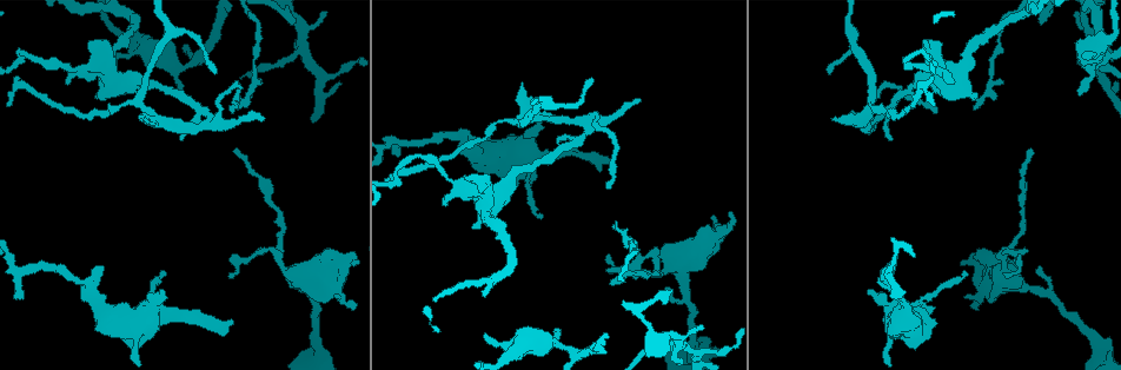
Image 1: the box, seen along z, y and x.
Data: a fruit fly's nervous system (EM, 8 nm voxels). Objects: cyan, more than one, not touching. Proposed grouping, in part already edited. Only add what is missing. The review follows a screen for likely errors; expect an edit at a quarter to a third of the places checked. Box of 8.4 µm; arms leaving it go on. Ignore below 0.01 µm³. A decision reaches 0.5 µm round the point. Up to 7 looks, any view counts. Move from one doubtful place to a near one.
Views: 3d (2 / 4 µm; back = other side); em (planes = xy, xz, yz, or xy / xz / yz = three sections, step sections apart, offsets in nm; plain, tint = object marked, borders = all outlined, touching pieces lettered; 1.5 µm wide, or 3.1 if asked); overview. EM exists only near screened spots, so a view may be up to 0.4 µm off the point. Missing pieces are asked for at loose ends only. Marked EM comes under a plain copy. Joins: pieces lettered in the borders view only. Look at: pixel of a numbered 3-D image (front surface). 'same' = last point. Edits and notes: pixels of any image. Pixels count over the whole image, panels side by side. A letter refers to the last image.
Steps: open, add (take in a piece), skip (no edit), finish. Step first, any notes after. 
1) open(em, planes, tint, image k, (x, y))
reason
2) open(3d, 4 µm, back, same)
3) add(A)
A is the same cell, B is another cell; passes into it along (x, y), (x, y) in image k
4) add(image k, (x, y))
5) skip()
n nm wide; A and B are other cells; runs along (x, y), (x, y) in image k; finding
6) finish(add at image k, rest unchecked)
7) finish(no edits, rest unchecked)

open(3d, 2 µm, image 1, (869, 294))
free end

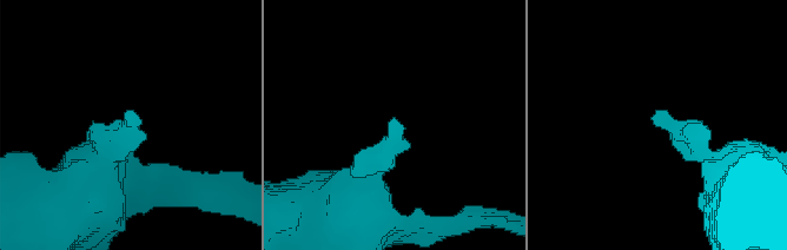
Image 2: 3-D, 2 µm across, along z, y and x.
open(em, xy, step 8, tint, image 2, (392, 118))

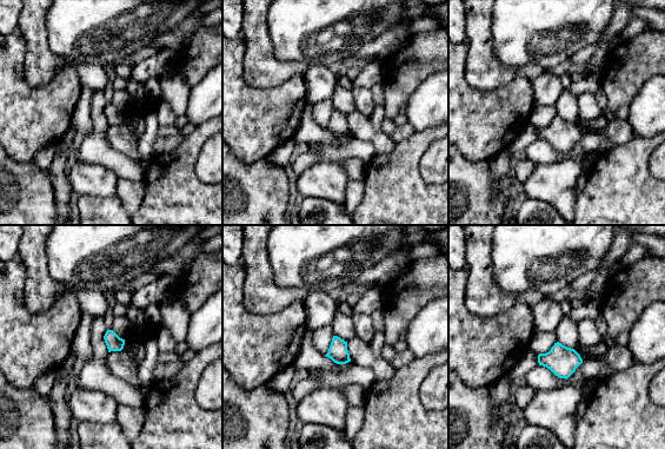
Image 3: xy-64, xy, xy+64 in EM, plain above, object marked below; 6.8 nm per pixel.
open(em, xz, step 8, borders, same)
cut it another way

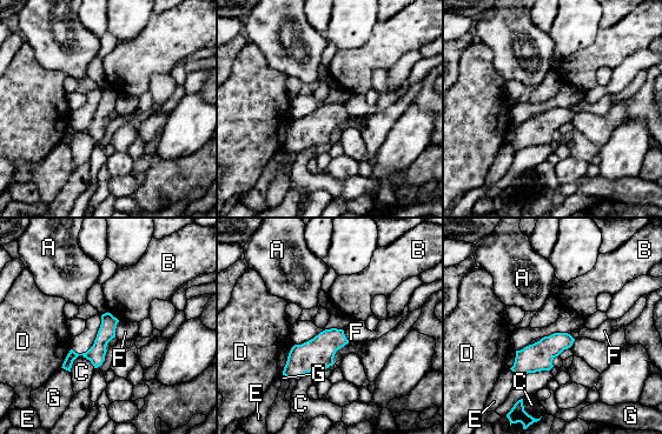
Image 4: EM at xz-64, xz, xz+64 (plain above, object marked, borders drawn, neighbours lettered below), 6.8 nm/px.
skip()
A, B, C, D, E, F and G are other cells; border along (107, 311), (119, 320) in image 4; no lettered piece goes on from it

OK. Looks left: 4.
open(em, yz, step 8, borders, image 1, (146, 119))
free end

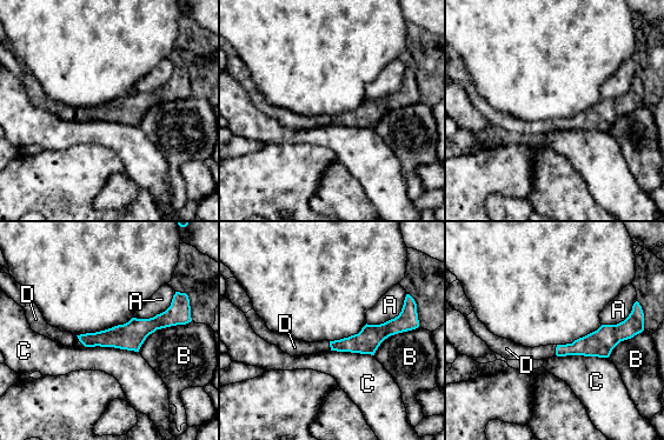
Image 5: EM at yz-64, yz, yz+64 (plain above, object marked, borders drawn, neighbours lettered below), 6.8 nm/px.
open(em, planes, borders, same)

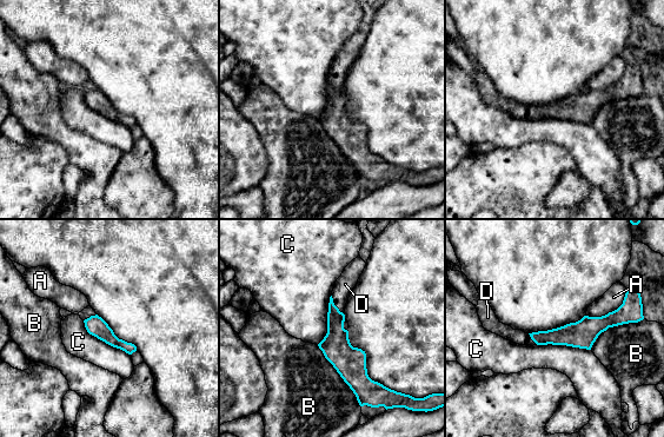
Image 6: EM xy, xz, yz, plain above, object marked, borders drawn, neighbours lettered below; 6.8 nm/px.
add(D)
B touches over 500 nm; D is the same cell, A, B and C are other cells; passes into it along (336, 341), (333, 304), (345, 284) in image 6; the neuron continues

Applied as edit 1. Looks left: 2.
finish(add at image 6, rest unchecked)

